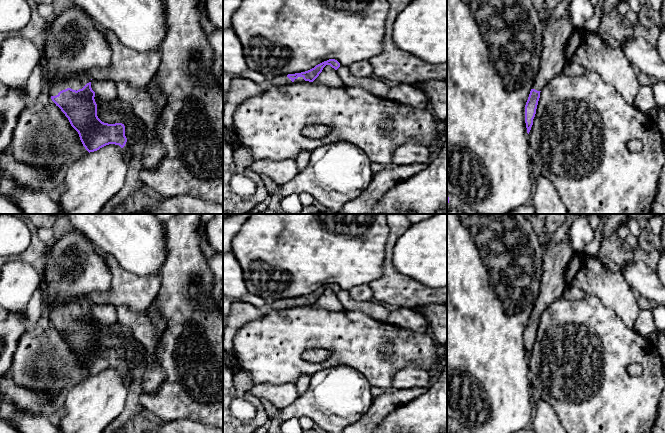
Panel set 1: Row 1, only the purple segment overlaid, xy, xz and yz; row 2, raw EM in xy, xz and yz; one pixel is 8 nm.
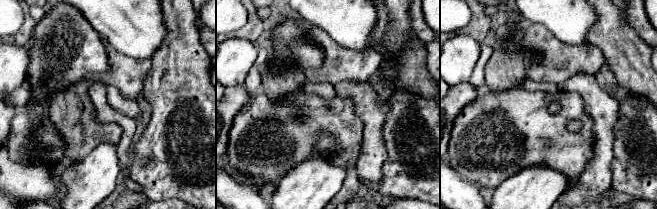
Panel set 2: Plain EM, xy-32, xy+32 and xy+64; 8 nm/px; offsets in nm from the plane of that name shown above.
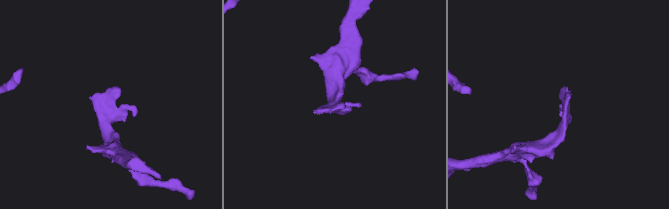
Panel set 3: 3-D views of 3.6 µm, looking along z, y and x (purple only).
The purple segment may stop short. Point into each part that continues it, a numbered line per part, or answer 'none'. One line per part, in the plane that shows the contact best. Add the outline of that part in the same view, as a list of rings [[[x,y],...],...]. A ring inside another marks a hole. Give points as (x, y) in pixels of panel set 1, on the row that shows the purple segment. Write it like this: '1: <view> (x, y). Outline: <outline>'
1: xy (77, 82). Outline: [[[81,73],[65,79],[51,80],[49,82],[48,94],[50,97],[56,96],[60,91],[67,88],[77,91],[82,89],[89,82],[91,82],[91,78],[87,73]]]

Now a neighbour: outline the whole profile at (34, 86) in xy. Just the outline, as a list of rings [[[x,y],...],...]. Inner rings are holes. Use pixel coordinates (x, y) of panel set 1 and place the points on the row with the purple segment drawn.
[[[40,58],[37,65],[34,67],[27,83],[23,87],[23,91],[27,96],[27,102],[30,105],[35,102],[43,90],[42,65],[43,61],[42,58]]]

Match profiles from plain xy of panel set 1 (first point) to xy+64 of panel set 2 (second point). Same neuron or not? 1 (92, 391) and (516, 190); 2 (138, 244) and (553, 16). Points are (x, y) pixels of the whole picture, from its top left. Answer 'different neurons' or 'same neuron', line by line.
1: same neuron
2: same neuron

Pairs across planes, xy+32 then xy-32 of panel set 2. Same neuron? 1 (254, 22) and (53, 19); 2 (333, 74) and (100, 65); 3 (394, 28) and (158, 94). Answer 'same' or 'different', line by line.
1: different
2: different
3: same

